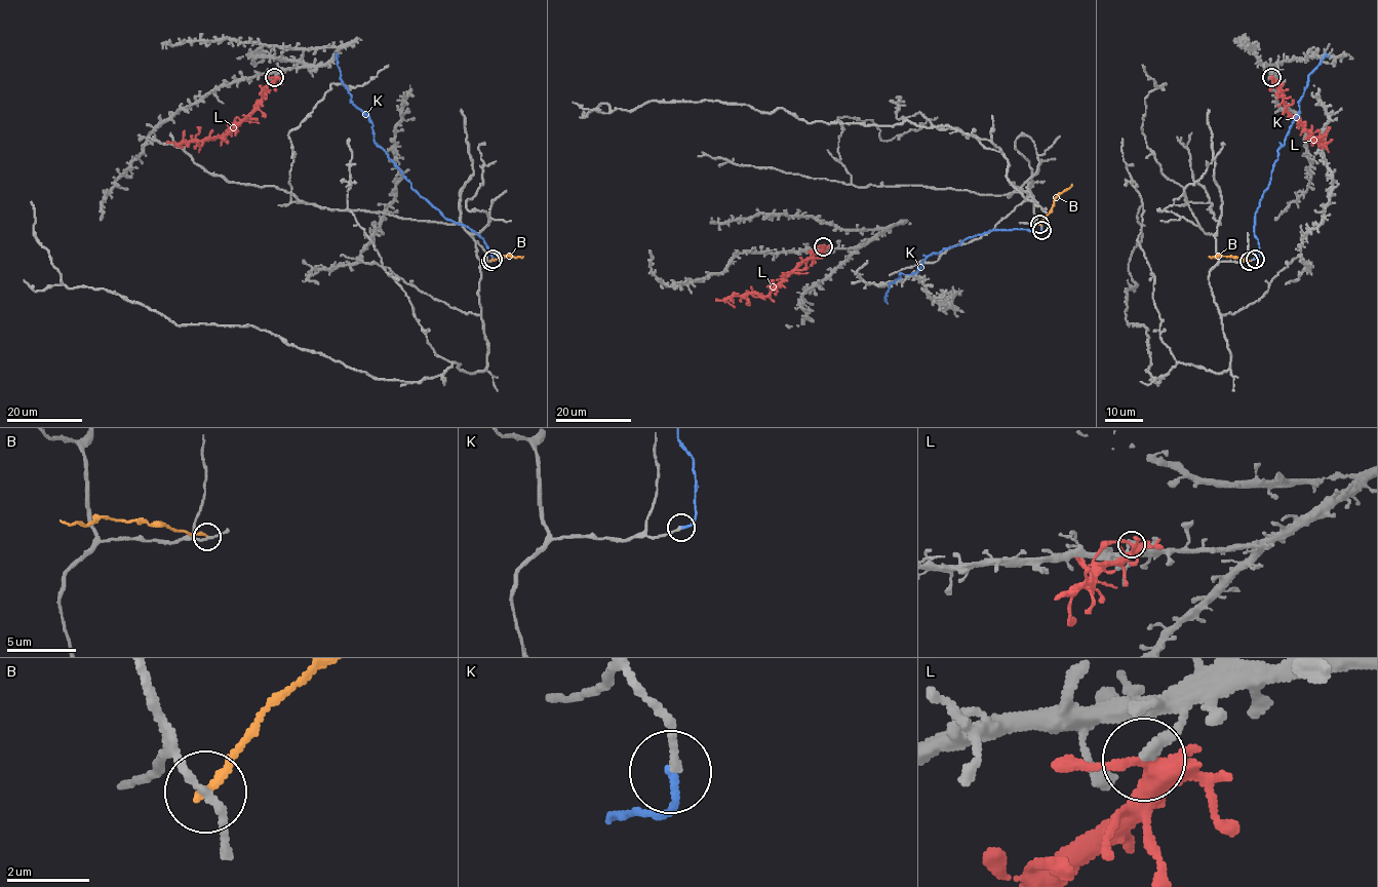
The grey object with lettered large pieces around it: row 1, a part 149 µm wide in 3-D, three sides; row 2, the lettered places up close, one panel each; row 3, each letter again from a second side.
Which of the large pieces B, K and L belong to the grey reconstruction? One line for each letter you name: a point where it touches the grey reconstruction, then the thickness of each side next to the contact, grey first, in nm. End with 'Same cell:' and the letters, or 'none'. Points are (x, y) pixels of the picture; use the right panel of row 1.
K: (1255, 259) | 180/190 nm
Same cell: K

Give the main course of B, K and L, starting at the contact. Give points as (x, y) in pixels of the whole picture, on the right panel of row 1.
B: (1249, 261), (1209, 256)
K: (1255, 259), (1259, 246), (1254, 217), (1277, 150), (1299, 111), (1308, 74), (1329, 55)
L: (1271, 77), (1281, 90), (1285, 109), (1315, 137), (1321, 137), (1320, 142), (1325, 144), (1324, 141)

